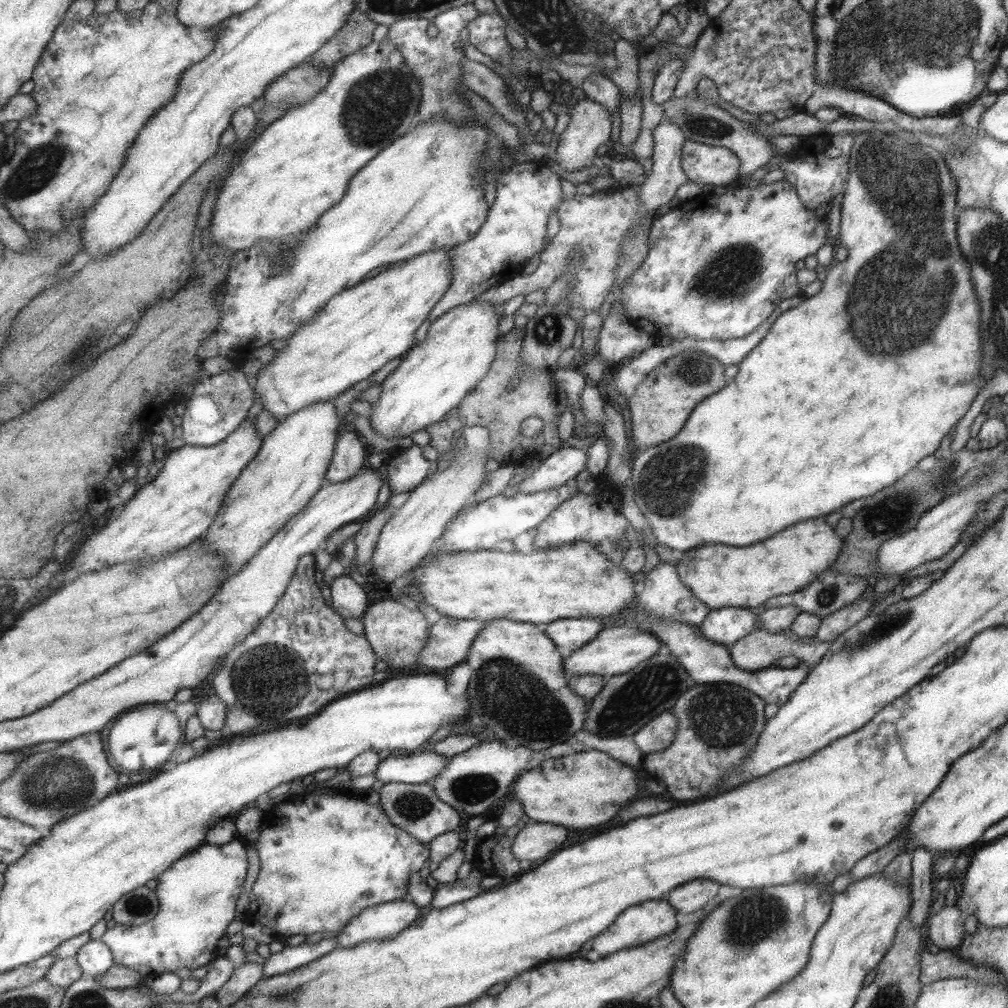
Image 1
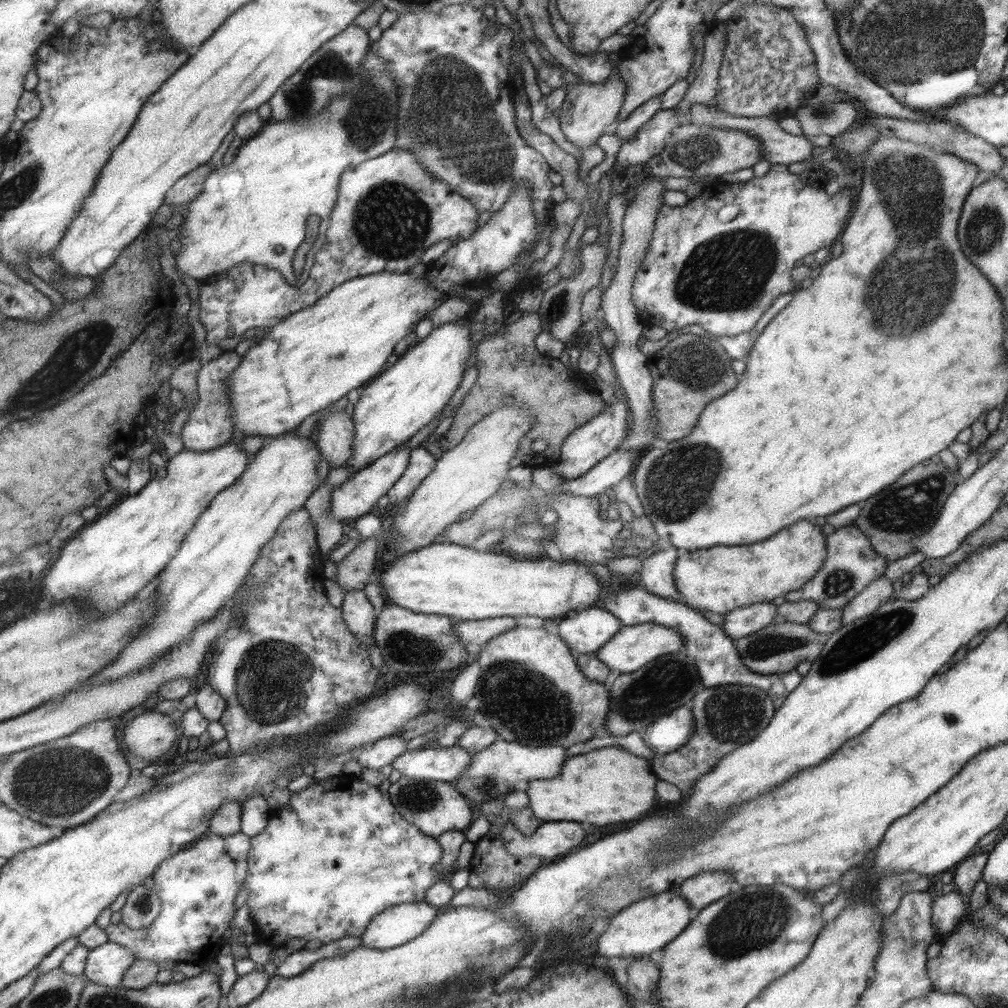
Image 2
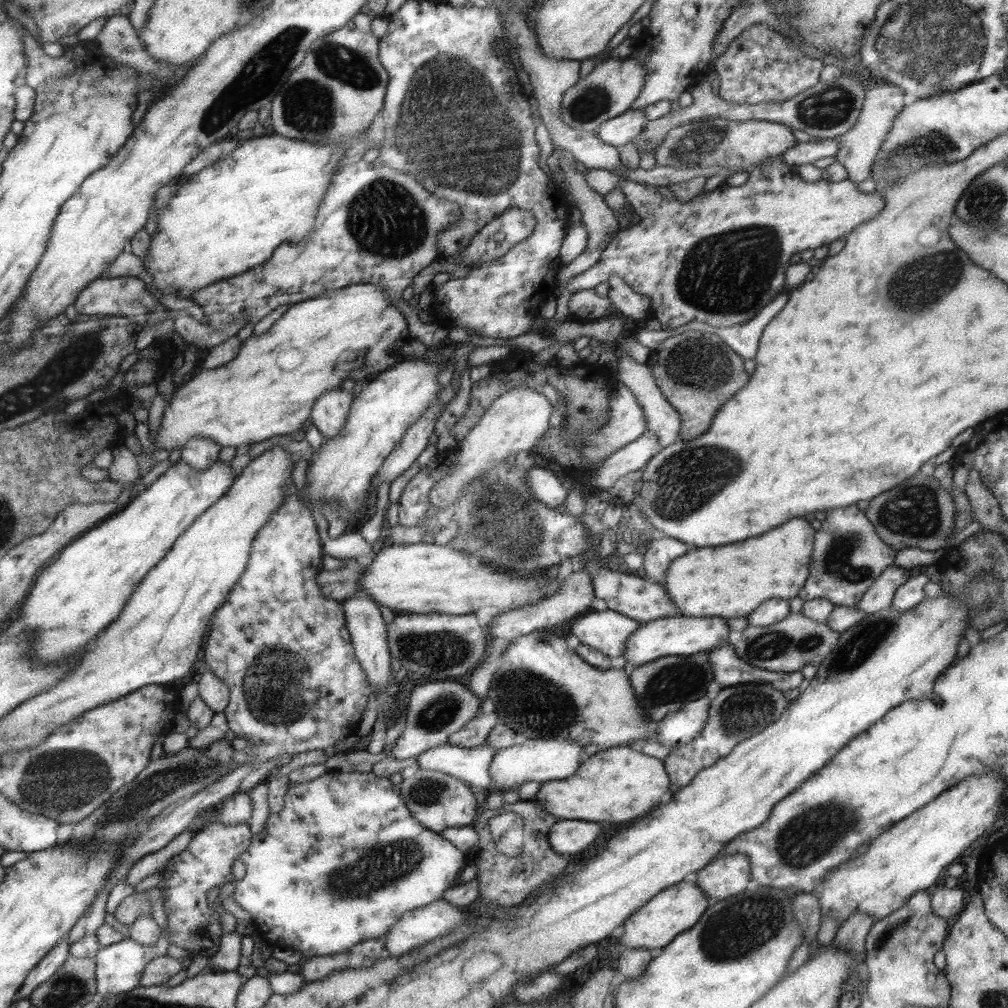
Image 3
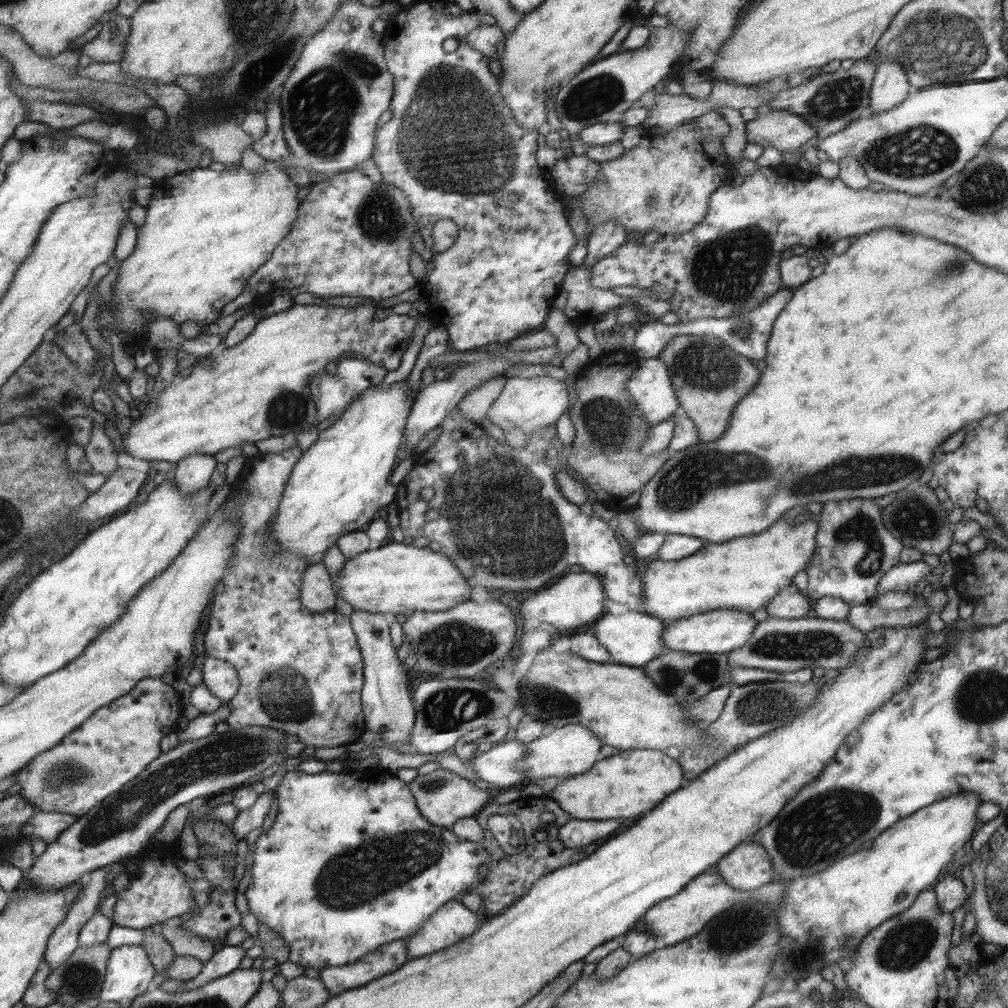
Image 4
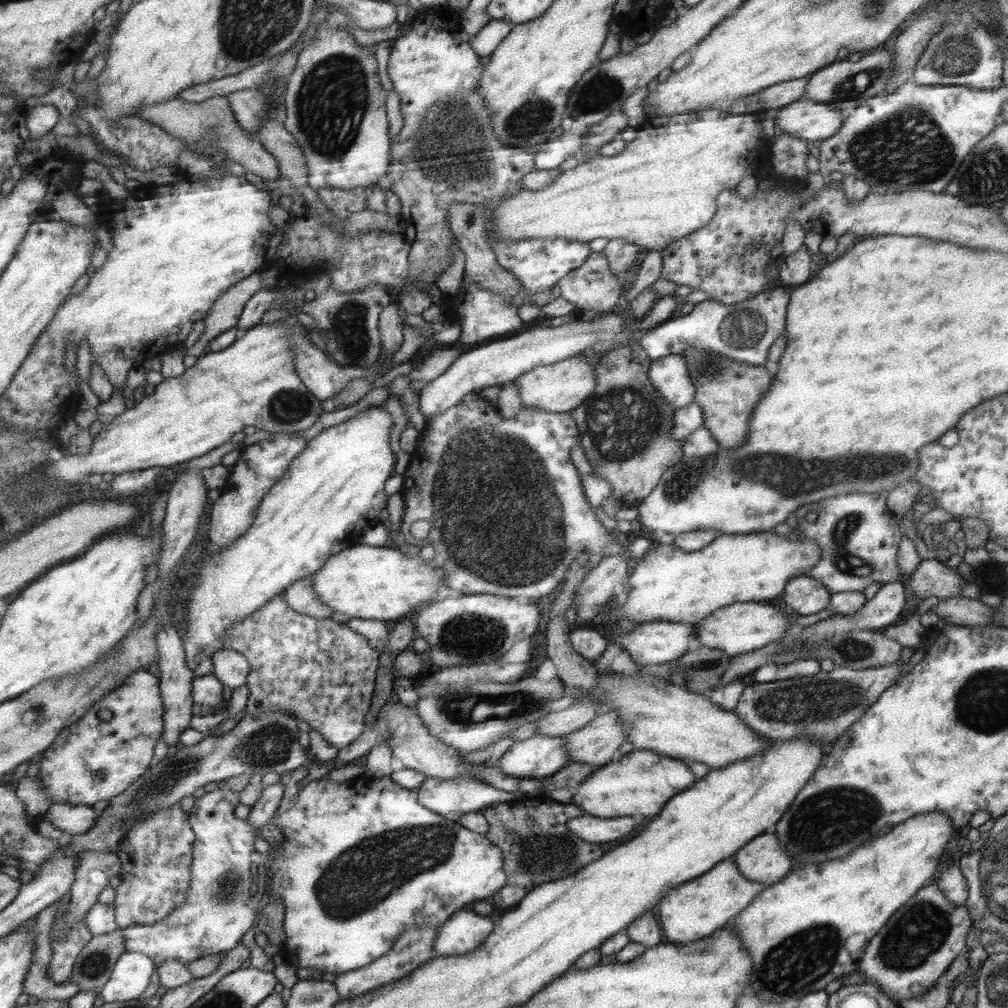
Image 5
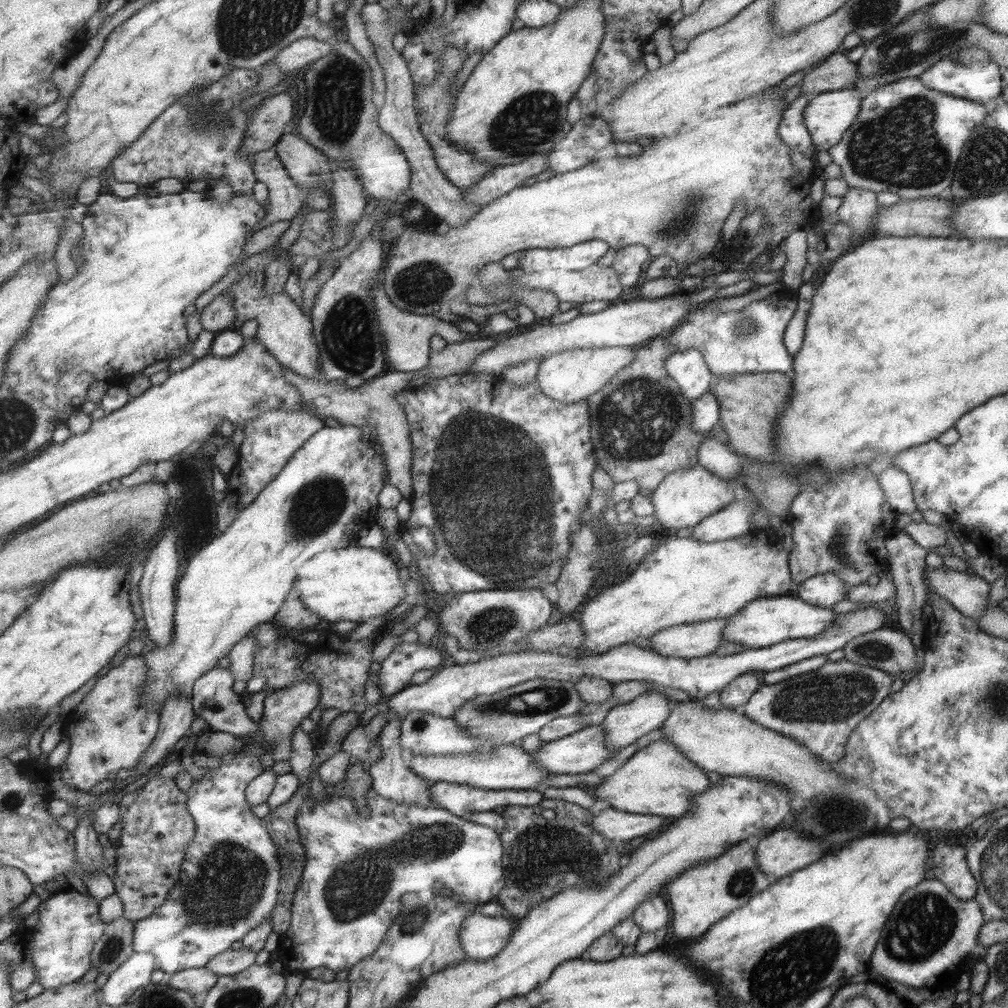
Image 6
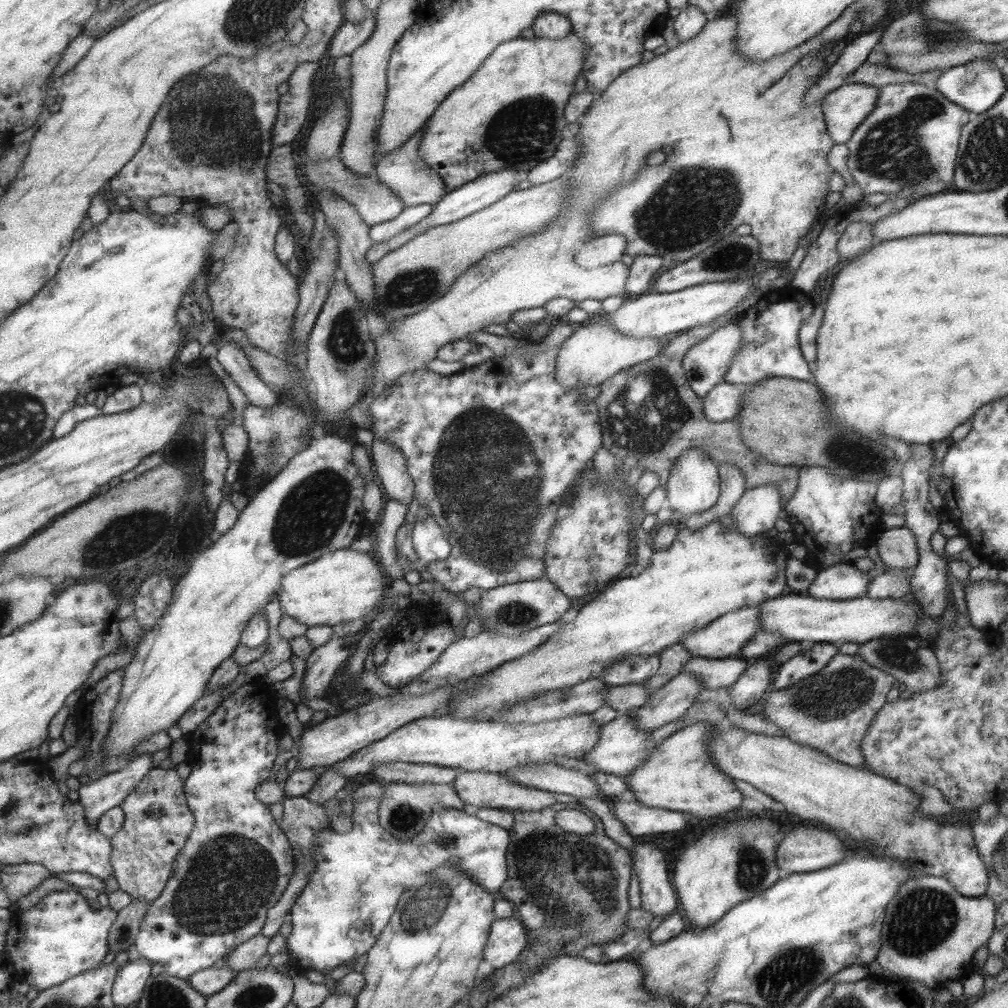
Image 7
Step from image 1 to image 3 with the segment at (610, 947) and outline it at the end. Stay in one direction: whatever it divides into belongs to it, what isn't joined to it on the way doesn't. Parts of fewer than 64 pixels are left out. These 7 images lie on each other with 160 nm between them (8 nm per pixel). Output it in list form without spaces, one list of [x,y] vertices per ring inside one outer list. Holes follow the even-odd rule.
[[[679,881],[658,893],[655,893],[646,903],[636,908],[620,924],[615,939],[629,948],[651,948],[661,950],[667,946],[674,936],[691,928],[710,902],[694,882]]]

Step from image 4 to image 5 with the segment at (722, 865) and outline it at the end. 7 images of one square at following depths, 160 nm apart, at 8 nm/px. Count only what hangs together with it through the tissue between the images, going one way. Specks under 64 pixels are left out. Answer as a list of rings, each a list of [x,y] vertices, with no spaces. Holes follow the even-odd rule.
[[[763,833],[748,840],[734,853],[732,860],[741,876],[763,886],[781,880],[793,862],[779,846],[774,833]]]

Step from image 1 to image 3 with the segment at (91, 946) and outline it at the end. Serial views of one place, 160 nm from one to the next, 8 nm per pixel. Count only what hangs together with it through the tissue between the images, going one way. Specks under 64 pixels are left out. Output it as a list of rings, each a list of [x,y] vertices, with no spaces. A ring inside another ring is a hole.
[[[163,930],[161,938],[153,946],[141,944],[129,936],[121,942],[102,947],[96,956],[98,997],[119,996],[123,992],[139,988],[141,980],[143,980],[143,972],[145,972],[147,965],[158,956],[165,954],[169,946],[171,946],[170,940],[168,936],[164,935]]]

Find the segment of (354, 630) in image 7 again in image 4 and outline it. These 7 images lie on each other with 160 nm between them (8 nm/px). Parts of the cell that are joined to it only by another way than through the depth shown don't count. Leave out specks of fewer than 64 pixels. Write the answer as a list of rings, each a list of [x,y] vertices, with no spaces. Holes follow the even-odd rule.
[[[392,541],[376,549],[345,560],[336,578],[332,578],[333,595],[339,596],[353,609],[380,612],[402,618],[407,610],[441,612],[469,600],[471,587],[451,560],[428,546],[418,548],[410,541]]]

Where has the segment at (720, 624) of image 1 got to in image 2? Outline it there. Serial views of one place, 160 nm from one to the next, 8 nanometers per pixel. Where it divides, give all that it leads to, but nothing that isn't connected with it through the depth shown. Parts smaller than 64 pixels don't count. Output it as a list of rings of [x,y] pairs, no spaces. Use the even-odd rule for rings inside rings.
[[[771,602],[743,605],[723,614],[719,628],[729,638],[740,639],[769,626],[775,614],[776,606]]]

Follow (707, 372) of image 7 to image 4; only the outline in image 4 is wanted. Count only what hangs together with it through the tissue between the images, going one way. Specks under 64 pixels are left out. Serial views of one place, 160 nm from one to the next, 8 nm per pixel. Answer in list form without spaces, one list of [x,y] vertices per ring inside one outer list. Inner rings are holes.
[[[657,357],[639,362],[623,388],[649,426],[669,419],[678,406],[667,370]]]

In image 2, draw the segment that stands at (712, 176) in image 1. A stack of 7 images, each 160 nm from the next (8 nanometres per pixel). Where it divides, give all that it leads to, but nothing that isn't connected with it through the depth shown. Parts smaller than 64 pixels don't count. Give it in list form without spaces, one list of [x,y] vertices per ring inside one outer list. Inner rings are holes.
[[[692,123],[676,126],[660,153],[661,161],[649,168],[649,174],[663,179],[699,176],[716,176],[725,172],[735,172],[741,168],[751,168],[761,159],[761,145],[756,138],[742,130],[732,128],[709,128]]]

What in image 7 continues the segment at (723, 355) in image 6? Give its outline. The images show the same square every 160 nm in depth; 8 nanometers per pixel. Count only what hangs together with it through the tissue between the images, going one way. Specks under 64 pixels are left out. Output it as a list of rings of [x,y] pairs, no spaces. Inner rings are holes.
[[[761,297],[756,303],[753,303],[747,310],[740,312],[735,317],[738,329],[740,330],[740,345],[734,352],[732,359],[727,365],[727,370],[723,373],[723,382],[735,385],[750,385],[758,380],[767,377],[787,377],[795,380],[807,381],[813,383],[812,374],[809,363],[807,363],[797,343],[797,331],[799,325],[805,318],[811,315],[811,299],[807,298],[807,302],[797,302],[797,300],[767,300]]]

